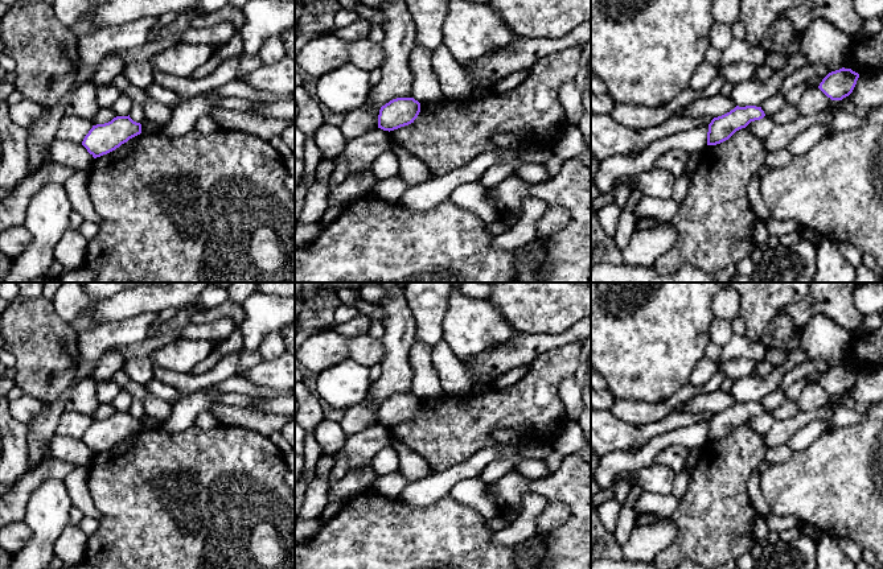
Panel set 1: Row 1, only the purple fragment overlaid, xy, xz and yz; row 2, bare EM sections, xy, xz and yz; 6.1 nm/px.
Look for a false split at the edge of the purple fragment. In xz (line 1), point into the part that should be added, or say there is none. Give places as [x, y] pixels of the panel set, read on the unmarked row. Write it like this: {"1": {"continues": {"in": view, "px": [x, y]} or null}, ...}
{"1": {"continues": null}}

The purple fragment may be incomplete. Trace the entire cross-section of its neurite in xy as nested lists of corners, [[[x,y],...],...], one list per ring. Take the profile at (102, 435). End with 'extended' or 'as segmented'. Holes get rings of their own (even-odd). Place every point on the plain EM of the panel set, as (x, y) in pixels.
[[[116,412],[104,420],[93,421],[82,441],[94,453],[107,450],[141,429],[141,420],[128,412]]] | as segmented

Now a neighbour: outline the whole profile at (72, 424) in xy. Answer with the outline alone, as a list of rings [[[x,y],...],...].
[[[65,411],[56,428],[56,434],[79,440],[91,424],[91,416]]]

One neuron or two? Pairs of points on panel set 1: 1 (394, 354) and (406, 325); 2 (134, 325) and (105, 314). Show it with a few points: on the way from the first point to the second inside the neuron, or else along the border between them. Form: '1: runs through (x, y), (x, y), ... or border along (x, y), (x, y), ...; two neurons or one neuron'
1: runs through (397, 347), (399, 332); one neuron
2: border along (150, 312), (99, 324); two neurons

